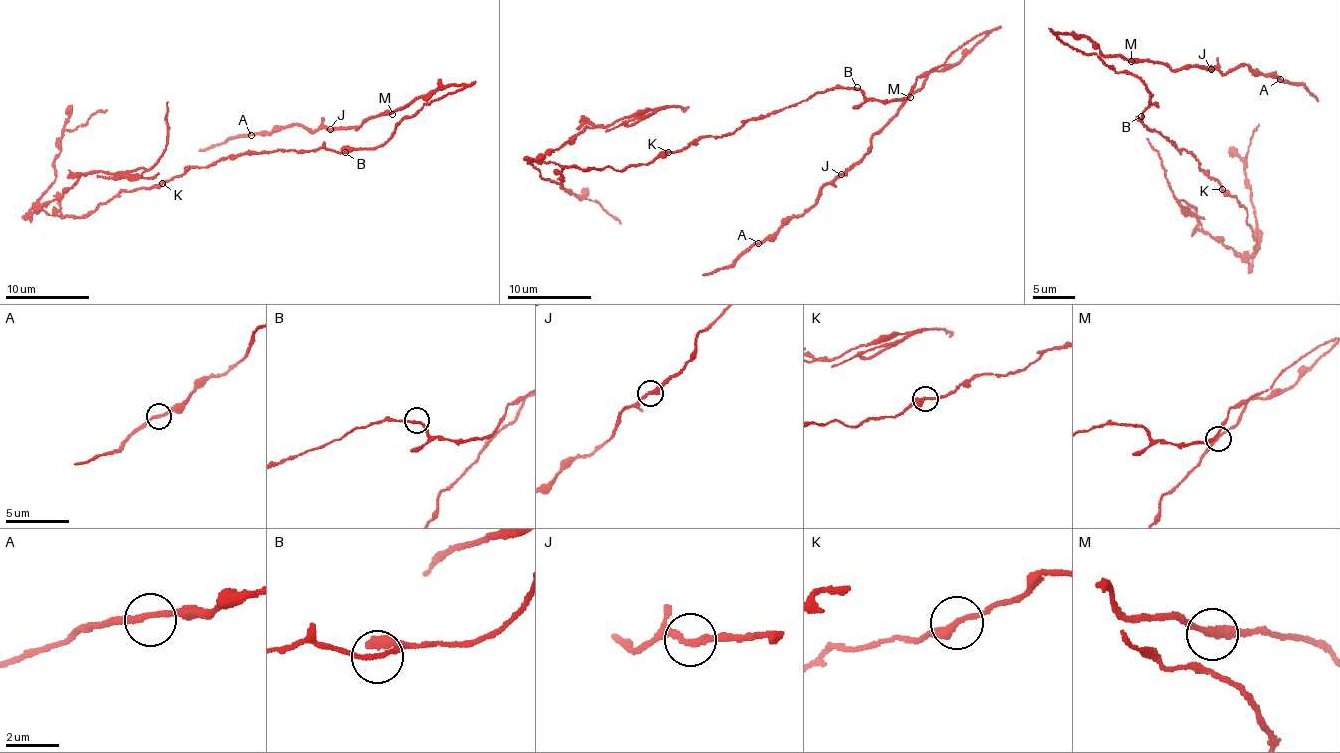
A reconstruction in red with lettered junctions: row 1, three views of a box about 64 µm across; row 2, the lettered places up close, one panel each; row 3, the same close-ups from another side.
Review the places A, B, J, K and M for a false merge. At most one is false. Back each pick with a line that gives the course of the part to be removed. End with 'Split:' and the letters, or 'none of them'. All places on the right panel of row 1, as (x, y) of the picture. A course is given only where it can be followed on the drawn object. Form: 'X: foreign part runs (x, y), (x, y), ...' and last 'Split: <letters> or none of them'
K: foreign part runs (1223, 190), (1245, 209), (1256, 244), (1248, 256), (1210, 237), (1196, 215), (1181, 209), (1146, 138)
Split: K

